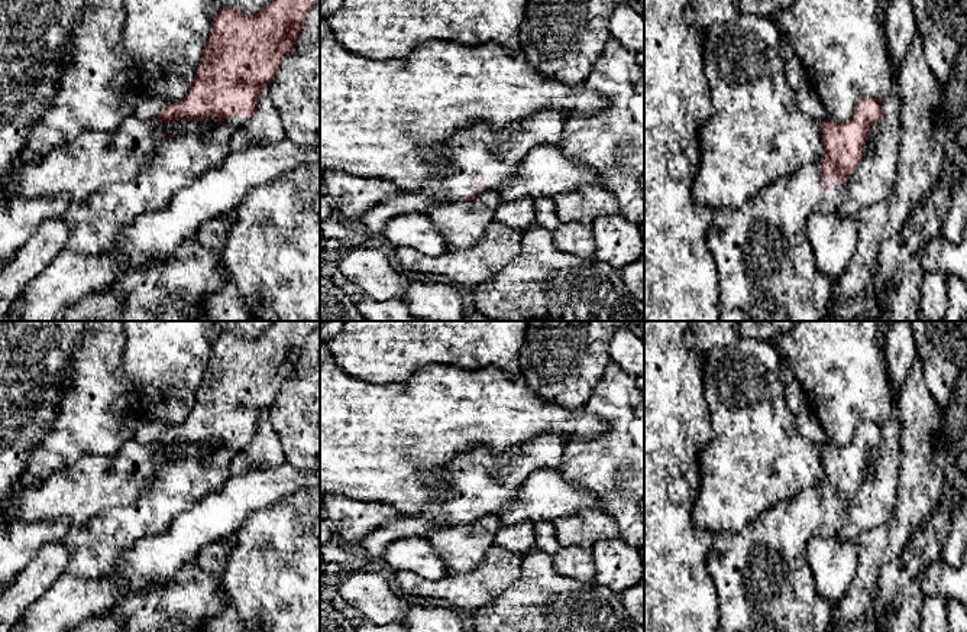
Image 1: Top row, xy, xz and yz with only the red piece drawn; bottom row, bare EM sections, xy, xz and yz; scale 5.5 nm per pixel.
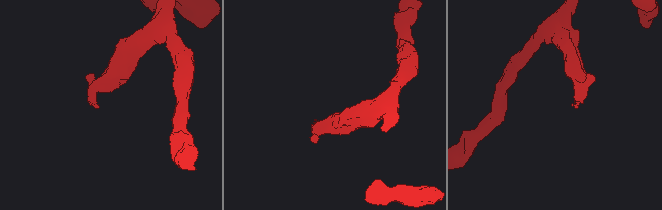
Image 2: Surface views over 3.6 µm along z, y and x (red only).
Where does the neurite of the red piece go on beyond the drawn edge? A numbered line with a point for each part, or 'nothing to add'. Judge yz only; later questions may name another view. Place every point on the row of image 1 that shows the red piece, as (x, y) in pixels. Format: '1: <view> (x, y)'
1: yz (766, 268)

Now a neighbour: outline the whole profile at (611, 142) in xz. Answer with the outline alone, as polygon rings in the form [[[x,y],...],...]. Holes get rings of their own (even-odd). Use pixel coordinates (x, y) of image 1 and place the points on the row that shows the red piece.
[[[609,38],[583,85],[609,104],[595,114],[566,116],[562,148],[599,176],[602,187],[614,194],[620,214],[640,227],[644,224],[644,71],[635,52]]]

